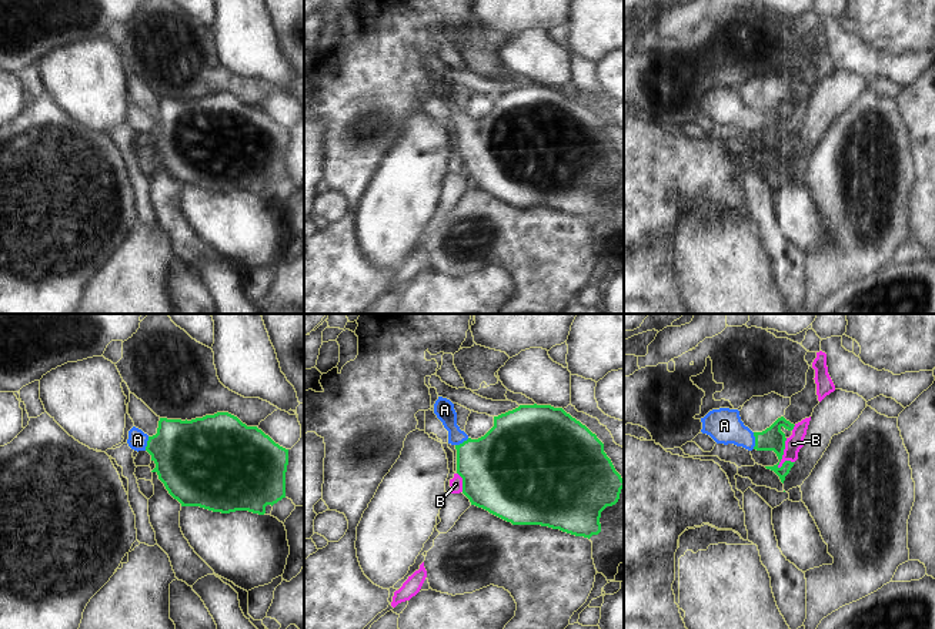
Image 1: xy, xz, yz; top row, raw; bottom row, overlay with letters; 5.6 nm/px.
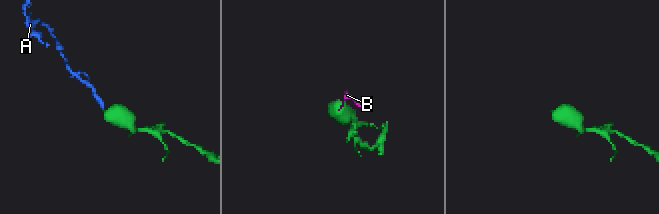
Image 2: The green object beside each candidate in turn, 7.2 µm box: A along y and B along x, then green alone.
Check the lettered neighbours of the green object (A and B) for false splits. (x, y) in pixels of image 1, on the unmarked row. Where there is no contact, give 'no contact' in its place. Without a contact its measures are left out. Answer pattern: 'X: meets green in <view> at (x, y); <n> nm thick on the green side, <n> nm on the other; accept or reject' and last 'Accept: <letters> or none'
A: meets green in yz at (755, 121); 140 nm thick on the green side, 200 nm on the other; accept
B: meets green in yz at (782, 134); 140 nm thick on the green side, 90 nm on the other; reject
Accept: A

